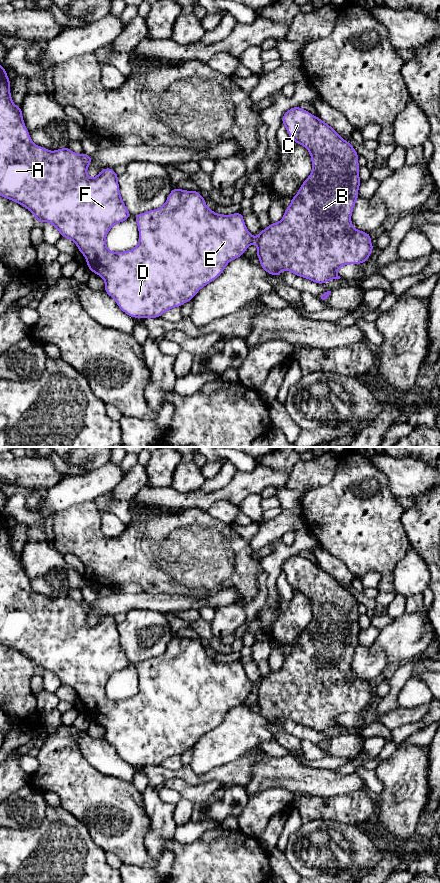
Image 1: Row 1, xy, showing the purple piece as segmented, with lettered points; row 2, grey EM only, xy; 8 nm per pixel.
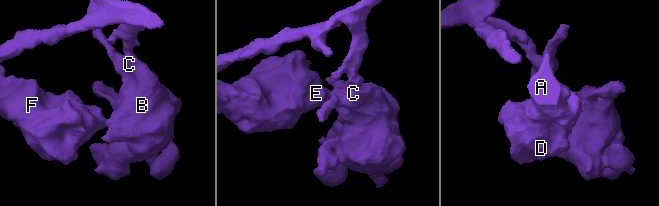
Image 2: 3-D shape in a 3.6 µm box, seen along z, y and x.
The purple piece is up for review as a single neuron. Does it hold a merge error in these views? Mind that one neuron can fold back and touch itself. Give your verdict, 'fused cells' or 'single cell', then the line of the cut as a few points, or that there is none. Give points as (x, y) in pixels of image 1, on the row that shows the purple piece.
fused cells; cut xy (254, 238), (255, 241)

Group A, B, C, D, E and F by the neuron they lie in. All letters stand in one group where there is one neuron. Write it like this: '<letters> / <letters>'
A D E F / B C

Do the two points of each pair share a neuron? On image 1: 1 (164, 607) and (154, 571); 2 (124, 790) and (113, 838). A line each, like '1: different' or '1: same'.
1: different
2: same

